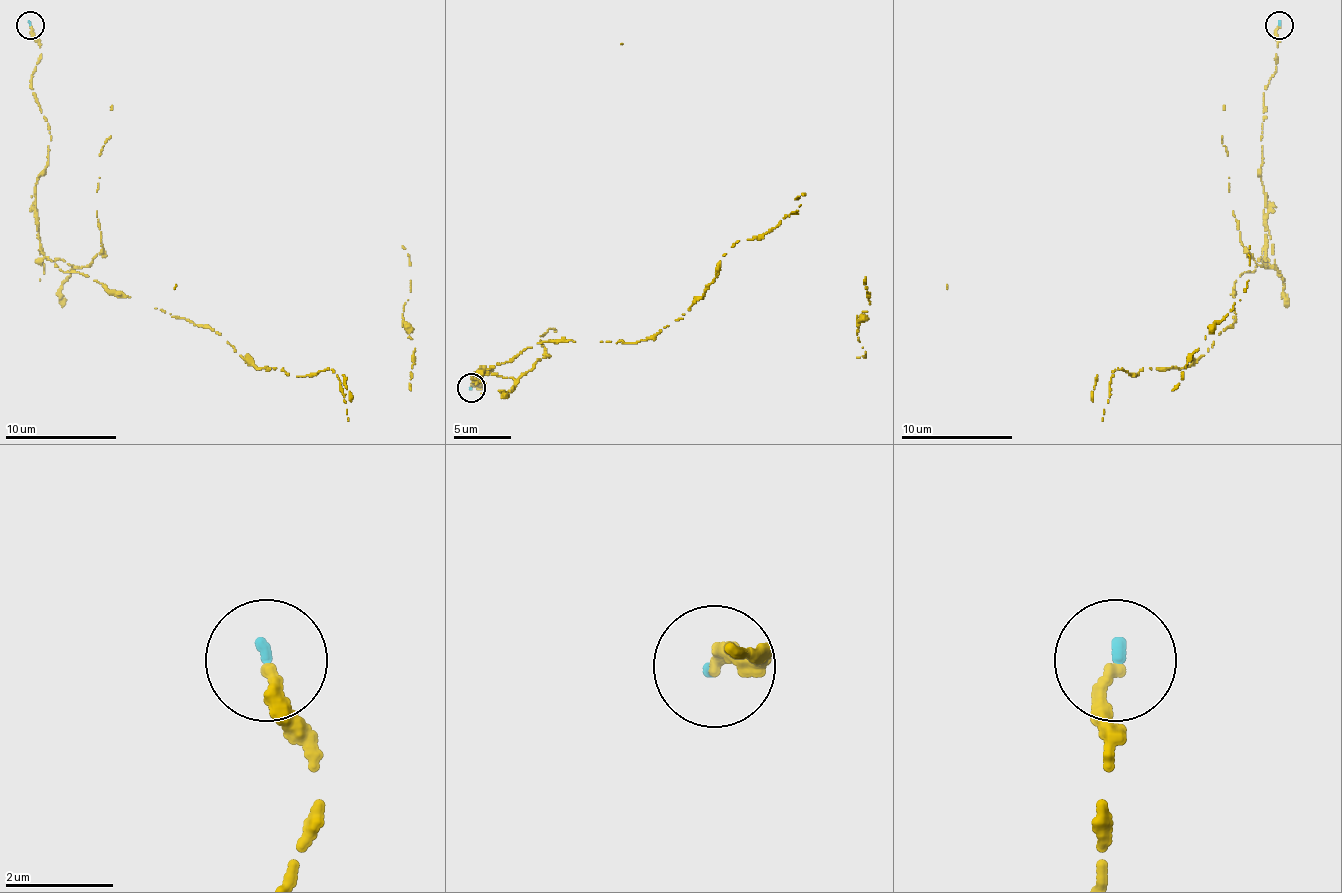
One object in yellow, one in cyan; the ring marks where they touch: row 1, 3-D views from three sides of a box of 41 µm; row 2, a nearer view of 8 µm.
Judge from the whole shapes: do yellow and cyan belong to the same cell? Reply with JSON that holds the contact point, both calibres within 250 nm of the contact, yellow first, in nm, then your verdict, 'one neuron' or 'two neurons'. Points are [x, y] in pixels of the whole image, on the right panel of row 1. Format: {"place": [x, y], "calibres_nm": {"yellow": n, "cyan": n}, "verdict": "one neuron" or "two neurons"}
{"place": [1279, 25], "calibres_nm": {"yellow": 280, "cyan": 160}, "verdict": "two neurons"}

